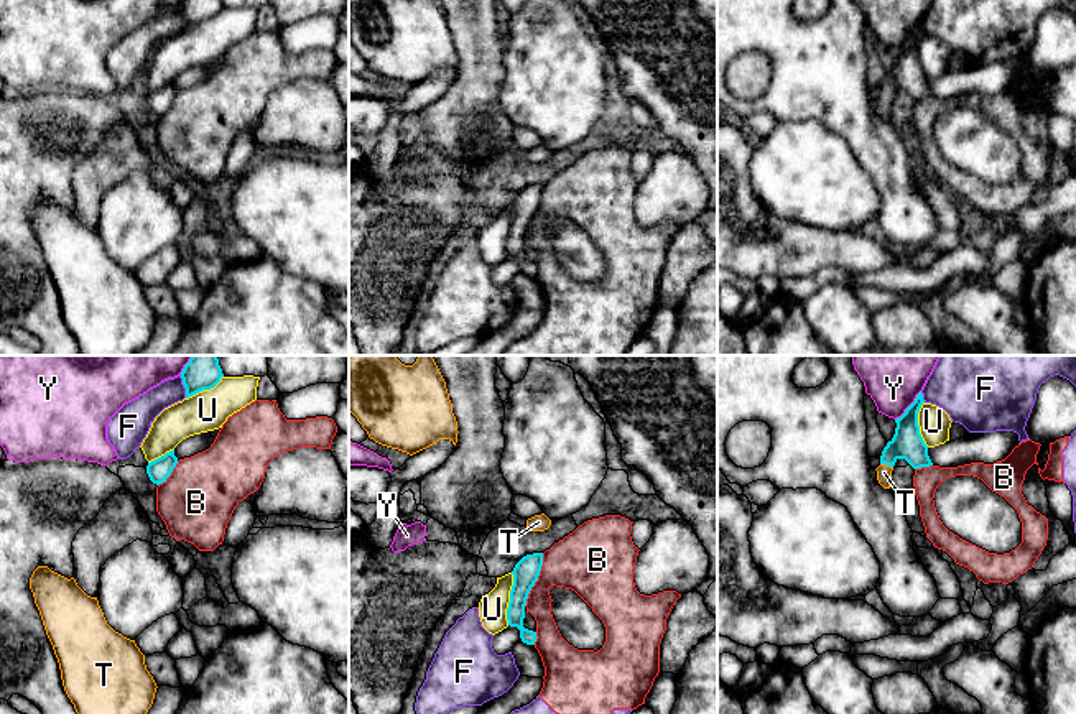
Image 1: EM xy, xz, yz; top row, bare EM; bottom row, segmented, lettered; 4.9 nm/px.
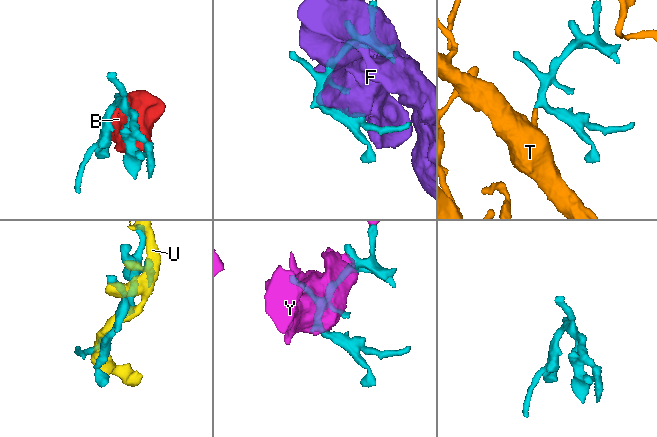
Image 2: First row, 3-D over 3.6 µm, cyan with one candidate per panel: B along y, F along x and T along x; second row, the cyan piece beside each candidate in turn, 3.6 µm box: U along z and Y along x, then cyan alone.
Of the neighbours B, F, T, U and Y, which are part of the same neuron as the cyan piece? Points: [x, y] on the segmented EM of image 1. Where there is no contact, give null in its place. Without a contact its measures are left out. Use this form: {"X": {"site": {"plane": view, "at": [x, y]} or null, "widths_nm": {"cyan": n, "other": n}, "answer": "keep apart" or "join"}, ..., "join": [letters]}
{"B": {"site": {"plane": "xz", "at": [537, 579]}, "widths_nm": {"cyan": 130, "other": 300}, "answer": "keep apart"}, "F": {"site": {"plane": "xy", "at": [185, 387]}, "widths_nm": {"cyan": 180, "other": 140}, "answer": "keep apart"}, "T": {"site": {"plane": "yz", "at": [887, 464]}, "widths_nm": {"cyan": 160, "other": 80}, "answer": "join"}, "U": {"site": {"plane": "xz", "at": [510, 599]}, "widths_nm": {"cyan": 130, "other": 140}, "answer": "keep apart"}, "Y": {"site": {"plane": "yz", "at": [910, 405]}, "widths_nm": {"cyan": 160, "other": 380}, "answer": "keep apart"}, "join": ["T"]}

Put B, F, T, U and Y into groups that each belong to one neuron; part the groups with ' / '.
B F / T / U / Y

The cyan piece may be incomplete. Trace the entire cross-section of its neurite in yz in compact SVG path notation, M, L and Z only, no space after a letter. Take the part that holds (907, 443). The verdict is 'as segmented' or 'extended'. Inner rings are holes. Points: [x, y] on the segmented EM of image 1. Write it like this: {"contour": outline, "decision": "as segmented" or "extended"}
{"contour": "M920 392L905 413L895 420L895 434L884 447L880 466L875 469L877 480L884 489L890 489L892 471L898 459L905 459L913 469L933 466L918 426L918 411L923 403L923 393Z", "decision": "extended"}

